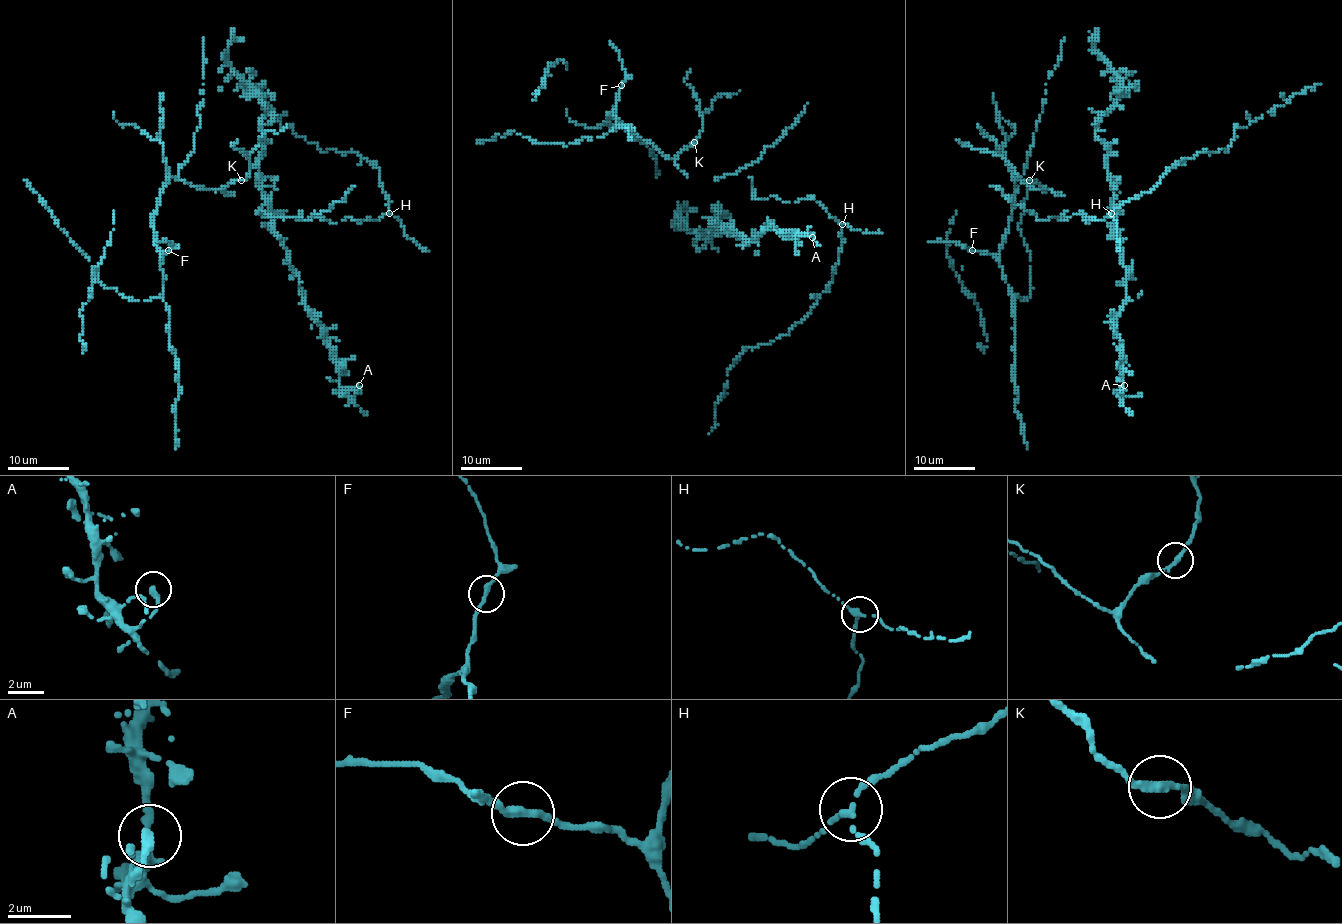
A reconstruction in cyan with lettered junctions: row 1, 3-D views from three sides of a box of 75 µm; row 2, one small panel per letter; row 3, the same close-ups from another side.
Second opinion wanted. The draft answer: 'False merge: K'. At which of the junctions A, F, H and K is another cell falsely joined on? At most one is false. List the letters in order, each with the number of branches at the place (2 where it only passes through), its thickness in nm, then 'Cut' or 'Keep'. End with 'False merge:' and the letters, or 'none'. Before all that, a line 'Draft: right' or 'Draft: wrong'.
Draft: wrong
A: Branches: 2. Thickness 240 nm. Keep
F: Branches: 2. Thickness 240 nm. Keep
H: Branches: 2. Thickness 240 nm. Keep
K: Branches: 2. Thickness 240 nm. Keep
False merge: none

